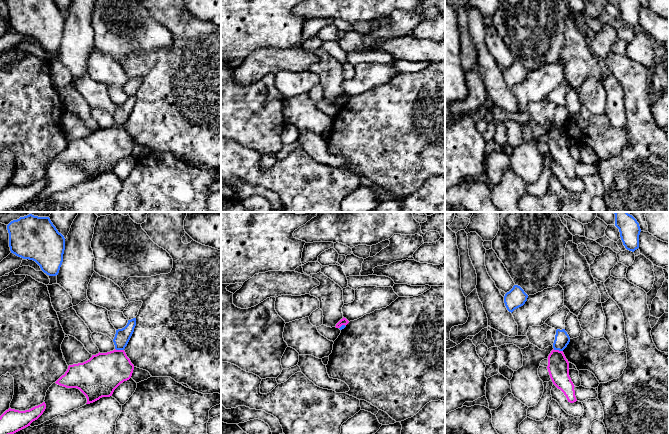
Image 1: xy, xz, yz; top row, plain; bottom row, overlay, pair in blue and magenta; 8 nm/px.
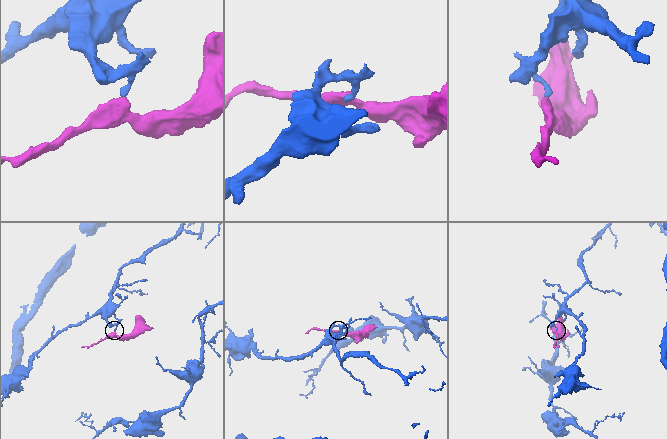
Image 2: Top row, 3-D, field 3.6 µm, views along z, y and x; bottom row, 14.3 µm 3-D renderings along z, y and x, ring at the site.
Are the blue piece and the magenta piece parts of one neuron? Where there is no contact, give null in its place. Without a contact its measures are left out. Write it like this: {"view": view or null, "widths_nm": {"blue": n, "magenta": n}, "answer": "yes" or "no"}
{"view": "yz", "widths_nm": {"blue": 120, "magenta": 180}, "answer": "no"}

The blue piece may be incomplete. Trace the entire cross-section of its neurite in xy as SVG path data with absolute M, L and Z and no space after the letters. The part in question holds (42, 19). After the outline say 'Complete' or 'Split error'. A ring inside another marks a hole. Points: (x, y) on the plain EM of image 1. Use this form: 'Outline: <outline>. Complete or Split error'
Outline: M8 0L11 29L35 37L49 52L59 49L65 14L53 0Z. Complete

